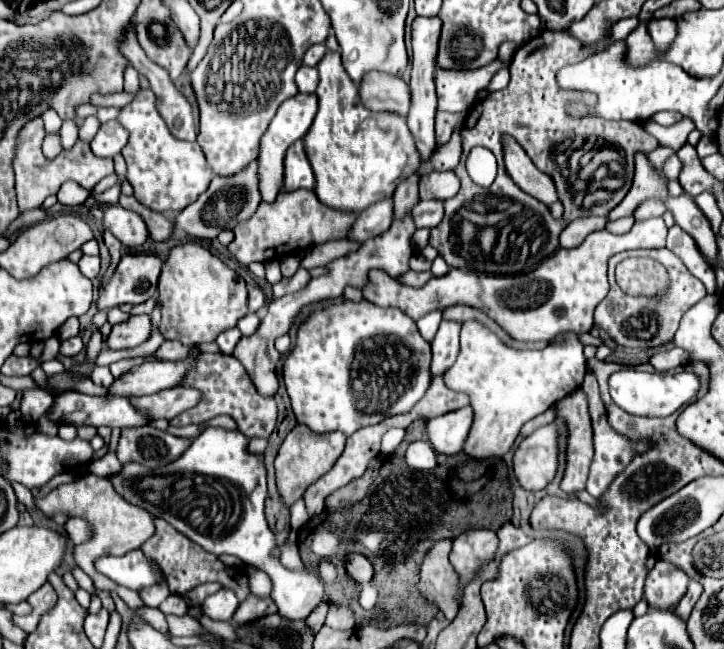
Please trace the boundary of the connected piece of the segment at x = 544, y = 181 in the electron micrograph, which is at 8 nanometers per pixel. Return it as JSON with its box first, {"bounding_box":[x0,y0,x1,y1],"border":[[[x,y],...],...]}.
{"bounding_box":[504,136,558,206],"border":[[[512,136],[504,138],[504,164],[506,164],[506,170],[512,176],[512,180],[524,192],[532,194],[534,198],[540,198],[548,206],[558,200],[552,178],[542,174],[532,164],[532,160],[528,160],[526,152],[522,150],[522,146]]]}

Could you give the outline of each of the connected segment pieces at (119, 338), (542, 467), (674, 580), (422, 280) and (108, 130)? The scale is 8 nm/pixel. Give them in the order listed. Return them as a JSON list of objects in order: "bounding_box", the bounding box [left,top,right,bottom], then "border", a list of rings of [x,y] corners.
[{"bounding_box":[104,316,152,350],"border":[[[132,316],[130,320],[112,326],[112,332],[104,340],[108,350],[122,350],[122,348],[136,348],[152,334],[150,316]]]},{"bounding_box":[514,424,558,492],"border":[[[546,424],[518,444],[514,456],[514,476],[528,492],[544,490],[556,474],[556,458],[558,432],[554,424]]]},{"bounding_box":[644,560,688,610],"border":[[[656,560],[644,582],[644,600],[650,608],[668,610],[686,594],[688,576],[674,564]]]},{"bounding_box":[398,272,432,288],"border":[[[406,272],[406,276],[400,276],[398,282],[404,284],[404,286],[410,286],[410,288],[422,288],[428,280],[432,278],[432,272]]]},{"bounding_box":[90,120,128,158],"border":[[[110,120],[100,126],[100,130],[94,136],[94,140],[90,142],[90,146],[96,156],[112,158],[118,152],[122,152],[126,142],[128,142],[128,132],[122,130],[122,124],[118,124],[116,120]]]}]

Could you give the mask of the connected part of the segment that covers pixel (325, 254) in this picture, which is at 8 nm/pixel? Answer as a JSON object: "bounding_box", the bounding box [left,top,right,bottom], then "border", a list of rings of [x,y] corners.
{"bounding_box":[302,240,360,270],"border":[[[328,240],[326,244],[318,244],[318,246],[314,246],[314,248],[308,250],[308,254],[302,260],[302,268],[308,268],[310,270],[314,266],[326,266],[332,260],[348,254],[350,250],[356,250],[358,246],[360,244],[350,242],[350,240],[338,240],[338,242]]]}

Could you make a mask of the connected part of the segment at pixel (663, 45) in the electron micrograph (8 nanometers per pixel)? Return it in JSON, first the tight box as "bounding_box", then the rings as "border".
{"bounding_box":[646,18,676,52],"border":[[[650,18],[646,22],[646,28],[648,28],[648,34],[654,36],[654,44],[660,52],[664,52],[676,36],[676,20],[672,20],[672,18],[660,18],[660,20]]]}

